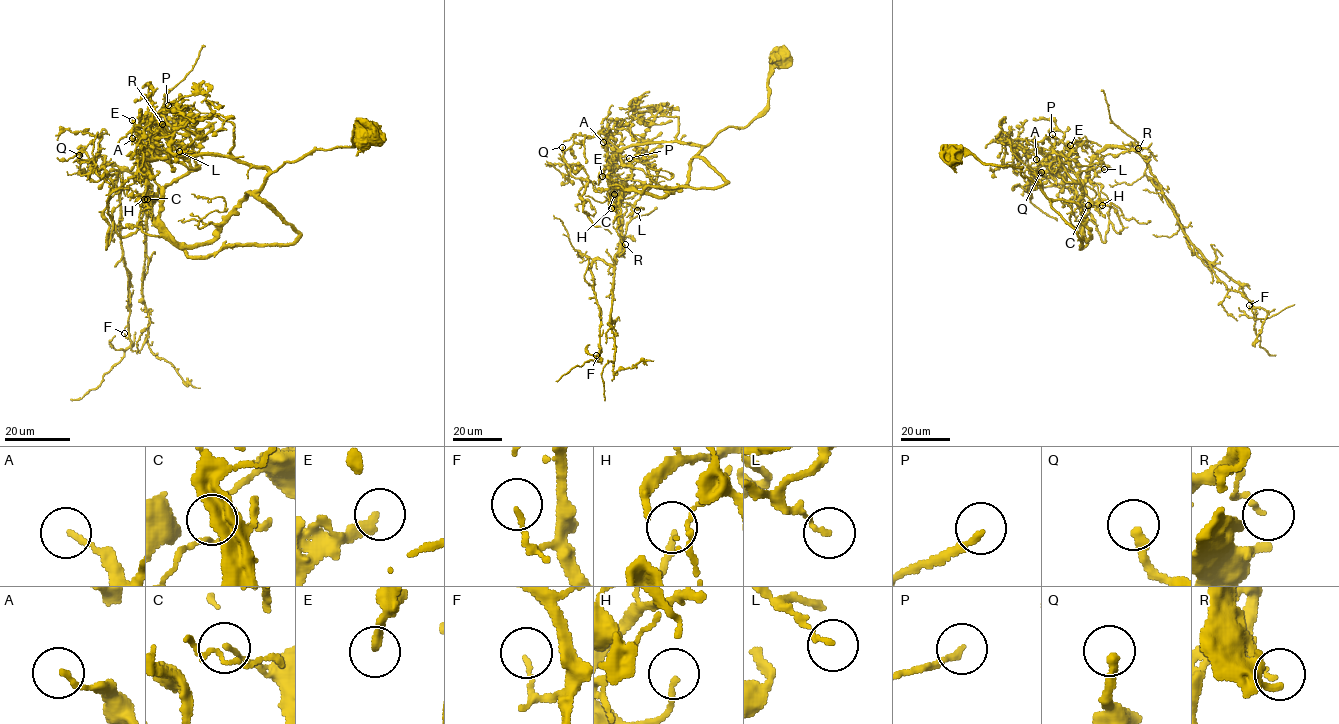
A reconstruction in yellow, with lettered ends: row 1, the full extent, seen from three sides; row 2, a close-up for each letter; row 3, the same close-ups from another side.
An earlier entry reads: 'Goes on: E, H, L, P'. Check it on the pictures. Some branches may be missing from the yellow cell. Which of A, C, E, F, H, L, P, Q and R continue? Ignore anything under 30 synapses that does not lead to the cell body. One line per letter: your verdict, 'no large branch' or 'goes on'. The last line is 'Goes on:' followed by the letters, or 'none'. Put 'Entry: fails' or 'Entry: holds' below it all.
A: no large branch
C: no large branch
E: goes on
F: no large branch
H: goes on
L: no large branch
P: goes on
Q: no large branch
R: goes on
Goes on: E, H, P, R
Entry: fails

